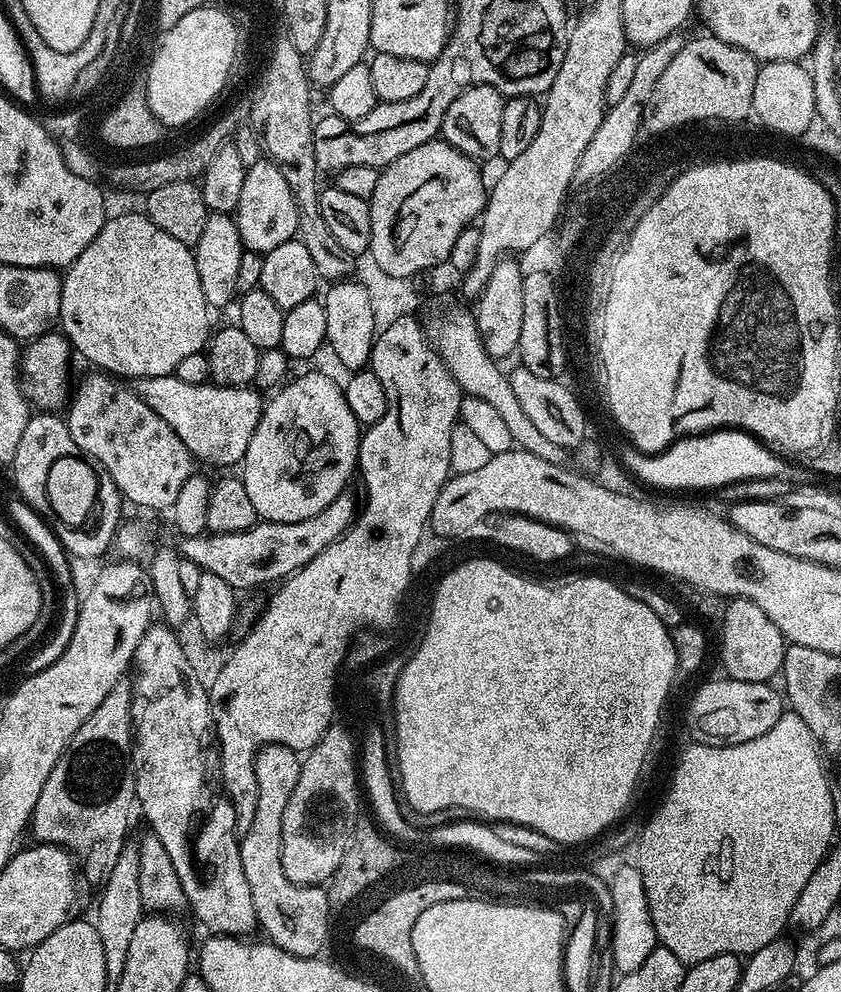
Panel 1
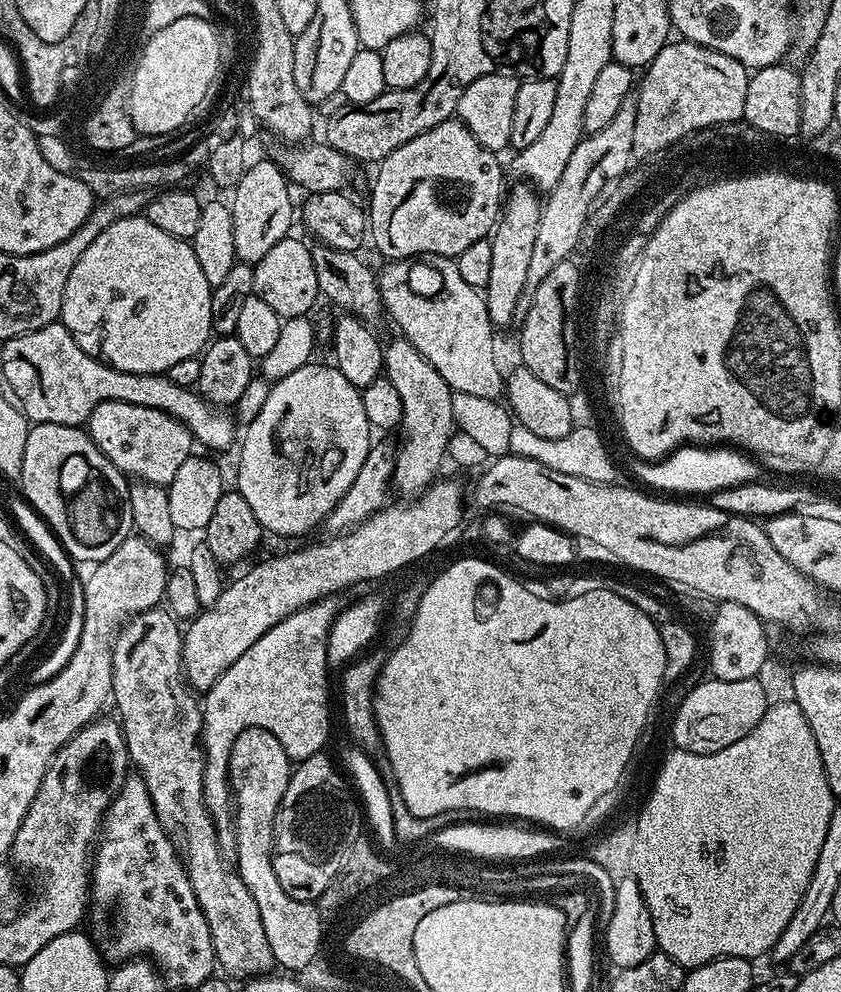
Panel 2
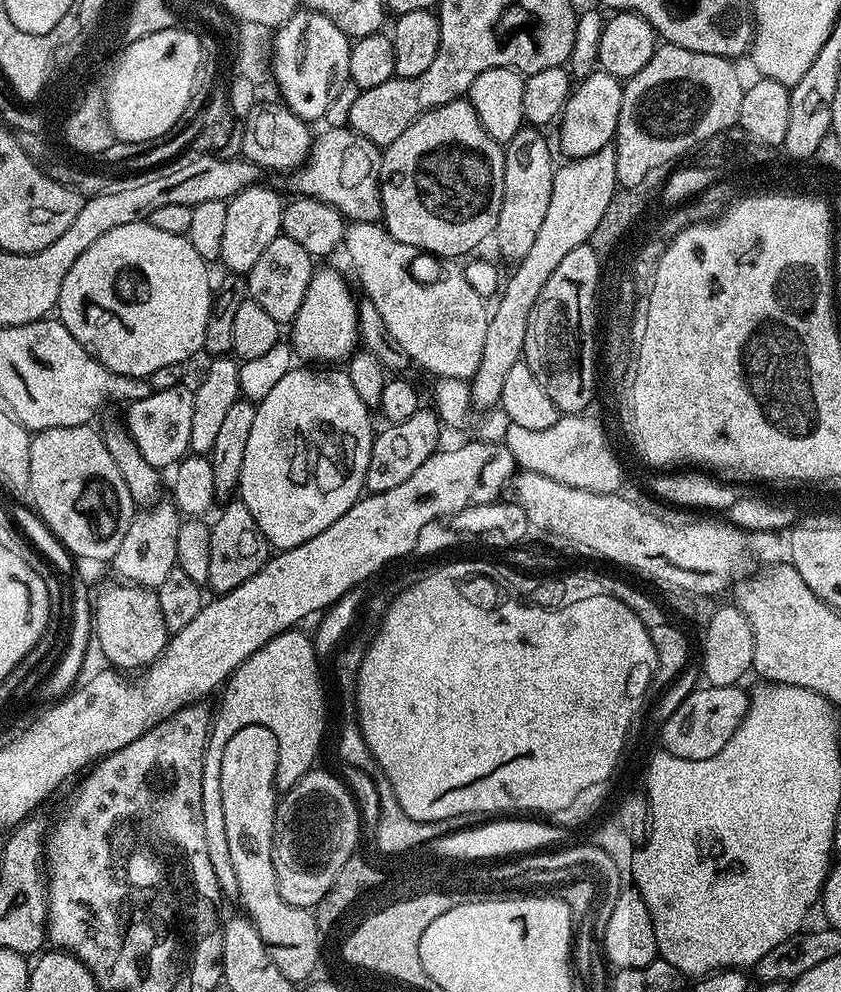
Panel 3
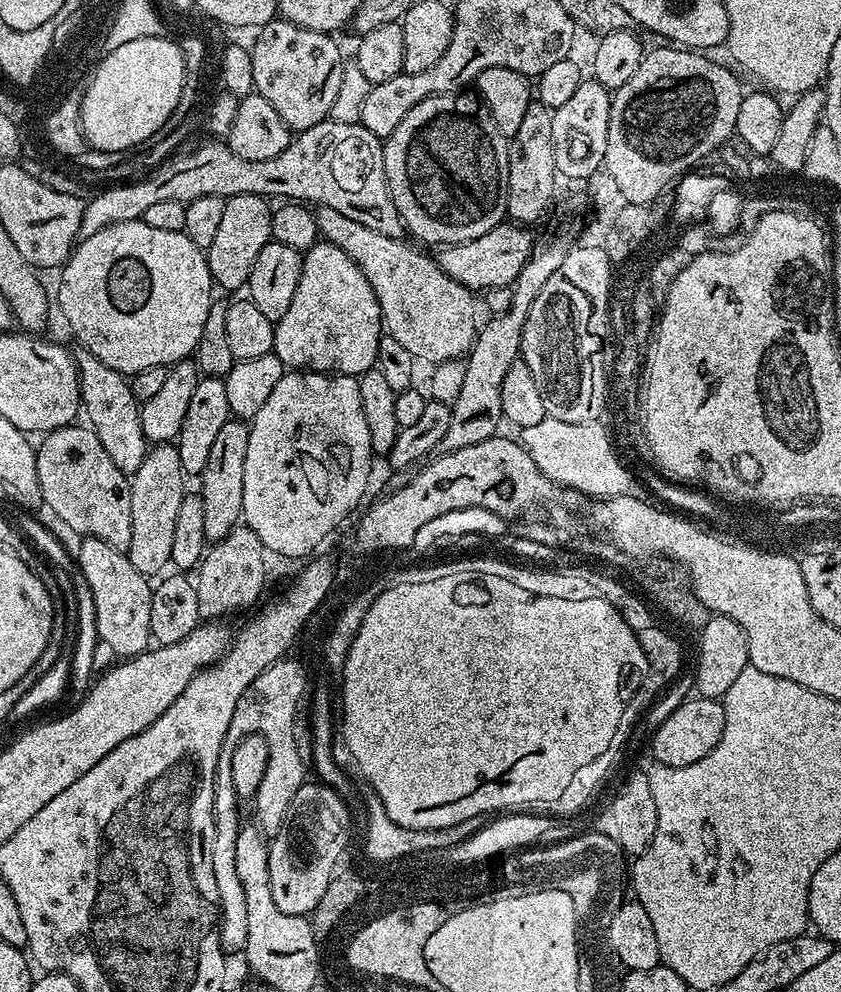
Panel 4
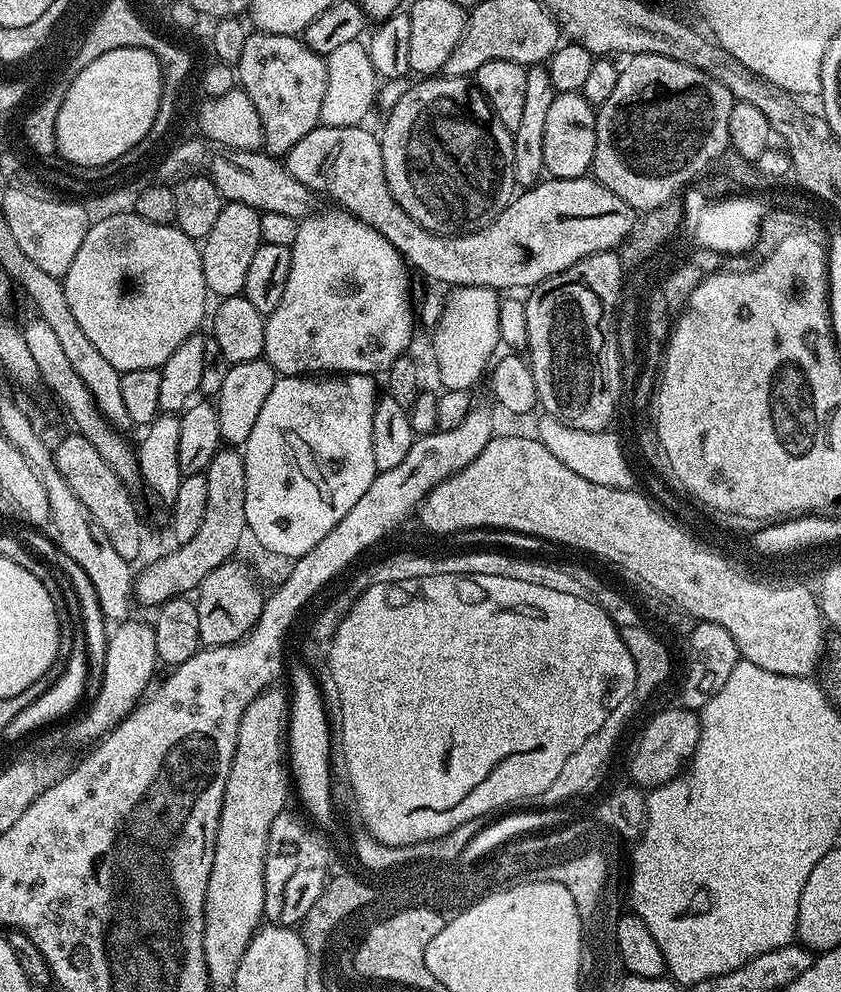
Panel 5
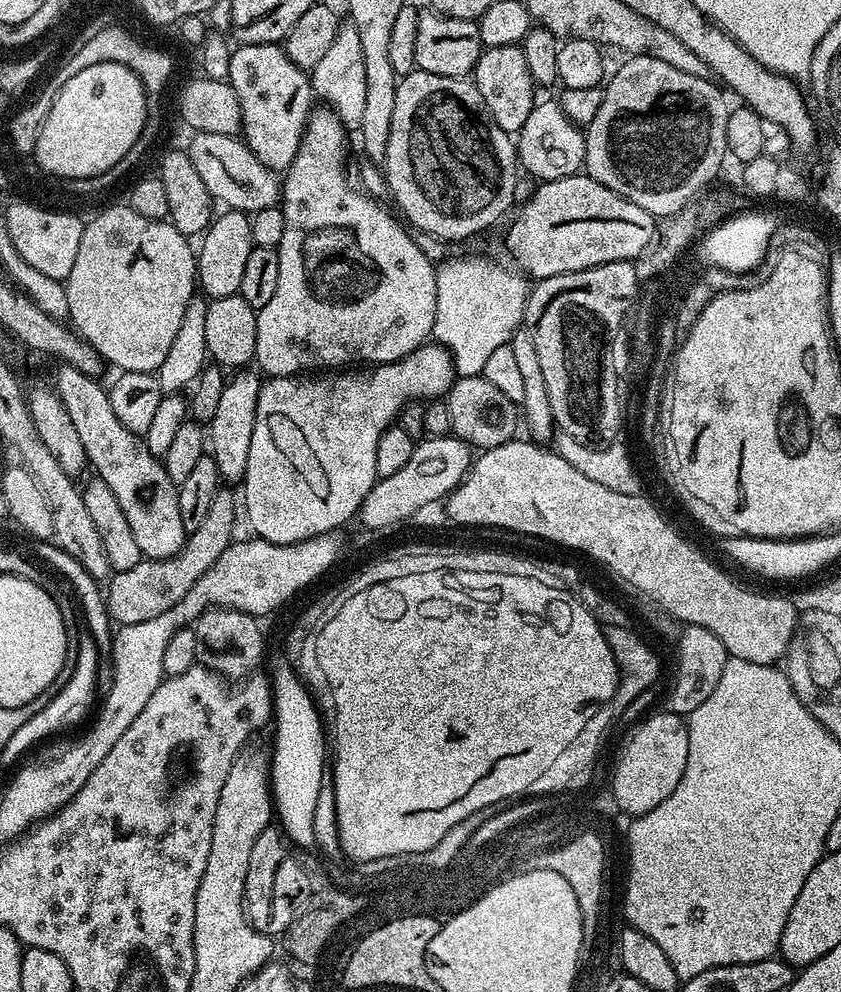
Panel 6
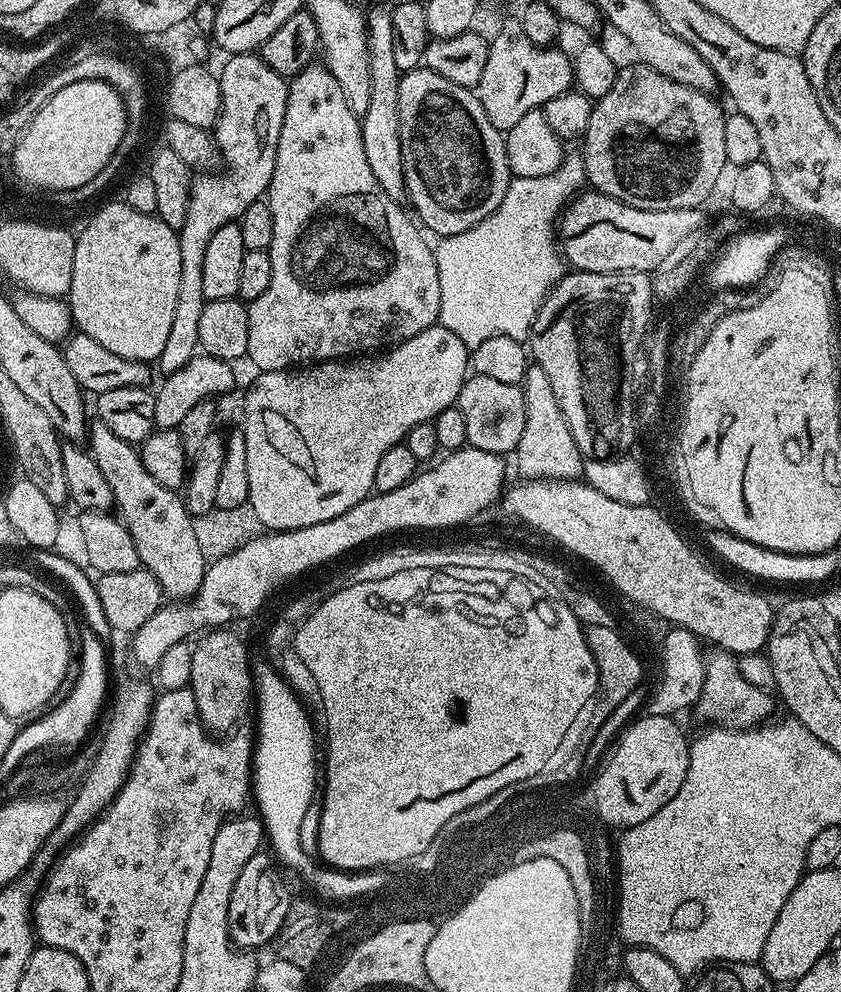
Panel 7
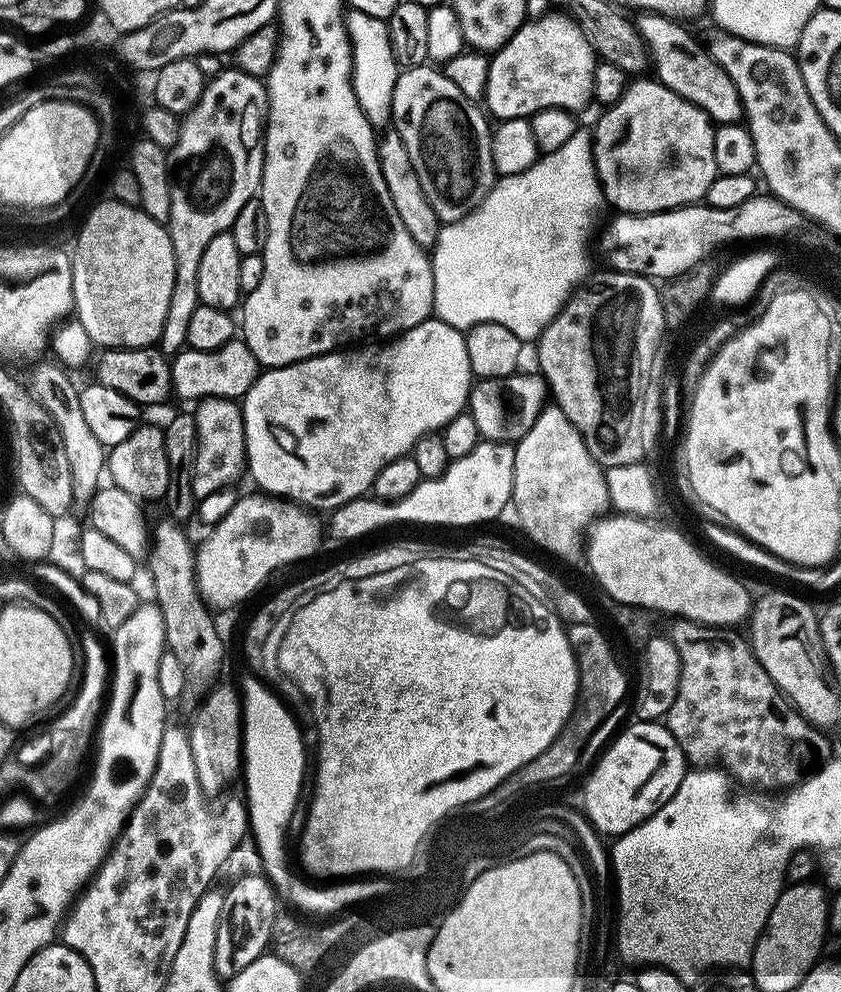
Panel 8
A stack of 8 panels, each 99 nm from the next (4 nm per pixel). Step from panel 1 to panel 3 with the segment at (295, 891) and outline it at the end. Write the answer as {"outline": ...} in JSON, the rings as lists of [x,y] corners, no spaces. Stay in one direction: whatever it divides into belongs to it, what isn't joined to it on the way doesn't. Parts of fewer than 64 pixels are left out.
{"outline":[[[242,726],[242,730],[238,730],[230,737],[230,742],[226,742],[226,751],[222,754],[222,815],[226,821],[226,842],[230,849],[230,862],[234,865],[234,874],[238,881],[238,890],[236,896],[243,911],[246,913],[252,925],[258,930],[258,934],[262,934],[262,942],[270,950],[270,954],[274,958],[274,962],[278,967],[284,968],[289,976],[304,976],[309,968],[312,968],[316,952],[316,932],[313,928],[312,920],[305,915],[308,909],[299,908],[298,906],[290,906],[290,902],[286,902],[286,898],[282,898],[282,894],[278,894],[278,878],[274,874],[274,858],[272,851],[274,850],[274,818],[276,817],[276,805],[278,803],[278,789],[276,787],[276,775],[278,774],[278,738],[274,738],[274,734],[270,730],[266,730],[266,726]]]}

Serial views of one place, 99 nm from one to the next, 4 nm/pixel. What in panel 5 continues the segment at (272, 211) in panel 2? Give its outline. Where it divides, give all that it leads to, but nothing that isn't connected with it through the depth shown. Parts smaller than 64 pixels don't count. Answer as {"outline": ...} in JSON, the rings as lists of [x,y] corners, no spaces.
{"outline":[[[242,202],[225,203],[222,214],[218,214],[214,227],[210,229],[210,234],[206,234],[206,238],[199,245],[202,274],[213,297],[238,296],[243,293],[250,261],[254,259],[254,254],[262,243],[260,218],[261,213]]]}

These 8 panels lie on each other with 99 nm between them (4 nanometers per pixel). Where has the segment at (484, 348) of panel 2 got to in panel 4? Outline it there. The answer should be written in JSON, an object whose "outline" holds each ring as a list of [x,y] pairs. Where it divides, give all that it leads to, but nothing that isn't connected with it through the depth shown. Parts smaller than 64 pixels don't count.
{"outline":[[[317,207],[315,209],[316,214],[316,225],[320,231],[320,236],[323,237],[327,243],[333,244],[341,248],[347,256],[354,261],[356,265],[362,270],[362,274],[370,282],[370,286],[374,290],[376,300],[380,304],[380,314],[382,317],[383,327],[386,329],[387,335],[392,336],[398,342],[402,342],[402,346],[406,346],[406,350],[410,350],[410,354],[415,356],[417,361],[424,362],[429,360],[429,365],[435,366],[441,364],[444,360],[459,360],[465,355],[472,347],[472,341],[476,339],[478,331],[478,320],[476,324],[476,304],[472,301],[474,296],[473,289],[462,286],[458,282],[454,282],[454,278],[450,278],[450,274],[446,274],[441,270],[439,264],[436,263],[435,259],[431,255],[427,256],[424,251],[419,247],[411,248],[407,244],[407,239],[401,238],[386,238],[386,234],[378,234],[378,230],[370,230],[370,226],[362,226],[362,222],[353,222],[352,219],[346,218],[346,214],[338,214],[338,210],[330,210],[329,208]]]}

